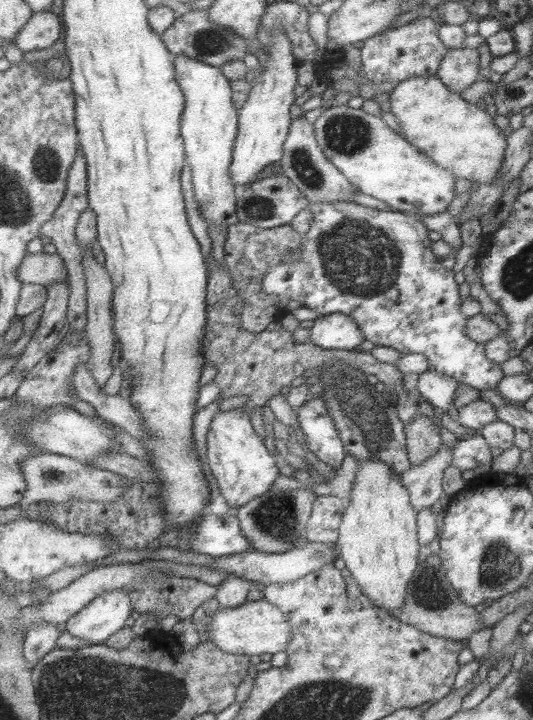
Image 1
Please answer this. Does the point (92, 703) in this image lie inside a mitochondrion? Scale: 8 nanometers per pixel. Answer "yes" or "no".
yes

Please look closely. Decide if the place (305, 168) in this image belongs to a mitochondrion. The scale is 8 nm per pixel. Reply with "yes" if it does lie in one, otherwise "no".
yes

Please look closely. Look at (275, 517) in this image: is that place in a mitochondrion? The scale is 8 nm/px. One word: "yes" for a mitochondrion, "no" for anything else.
yes

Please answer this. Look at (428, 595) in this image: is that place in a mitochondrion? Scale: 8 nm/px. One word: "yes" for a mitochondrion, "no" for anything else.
yes

